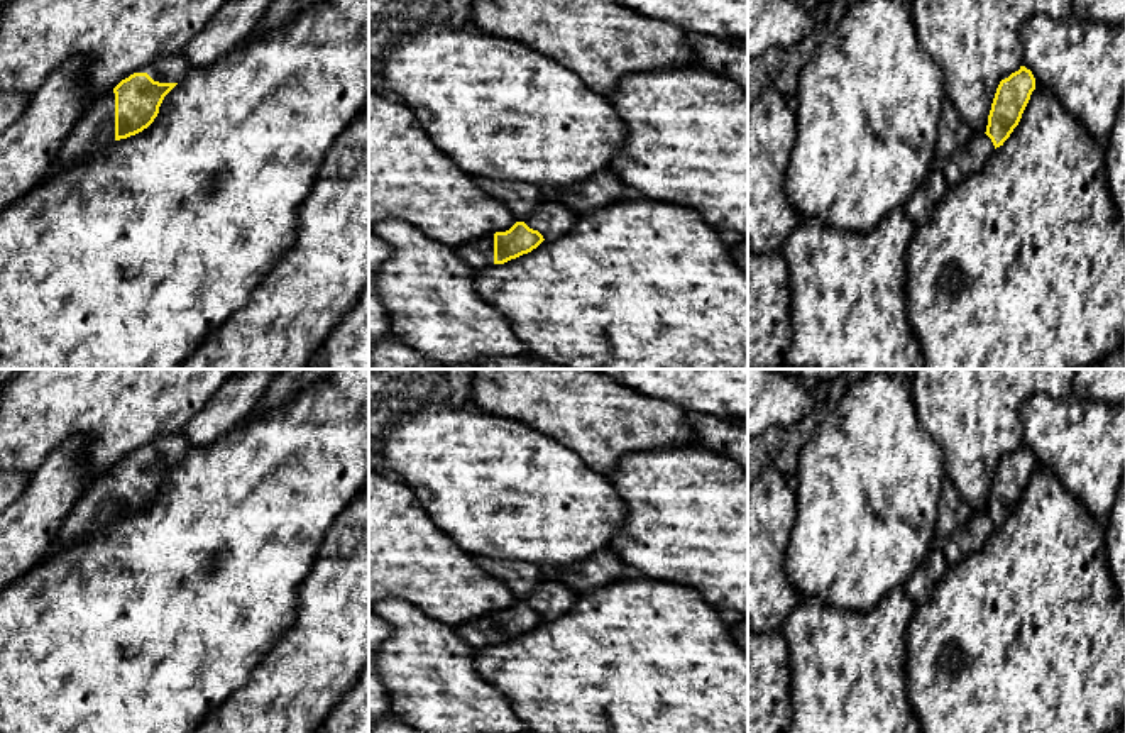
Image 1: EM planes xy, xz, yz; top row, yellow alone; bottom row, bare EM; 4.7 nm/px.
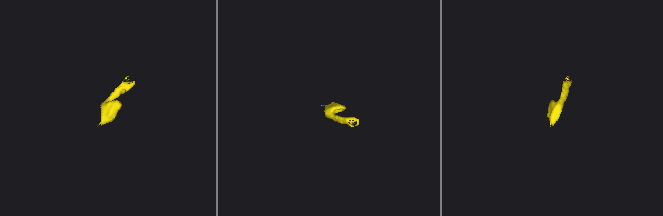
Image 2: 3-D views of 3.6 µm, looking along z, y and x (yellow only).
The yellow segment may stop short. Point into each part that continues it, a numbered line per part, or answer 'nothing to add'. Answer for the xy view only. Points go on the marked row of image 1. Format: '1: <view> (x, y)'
1: xy (173, 68)
2: xy (95, 131)

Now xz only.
1: xz (479, 253)

